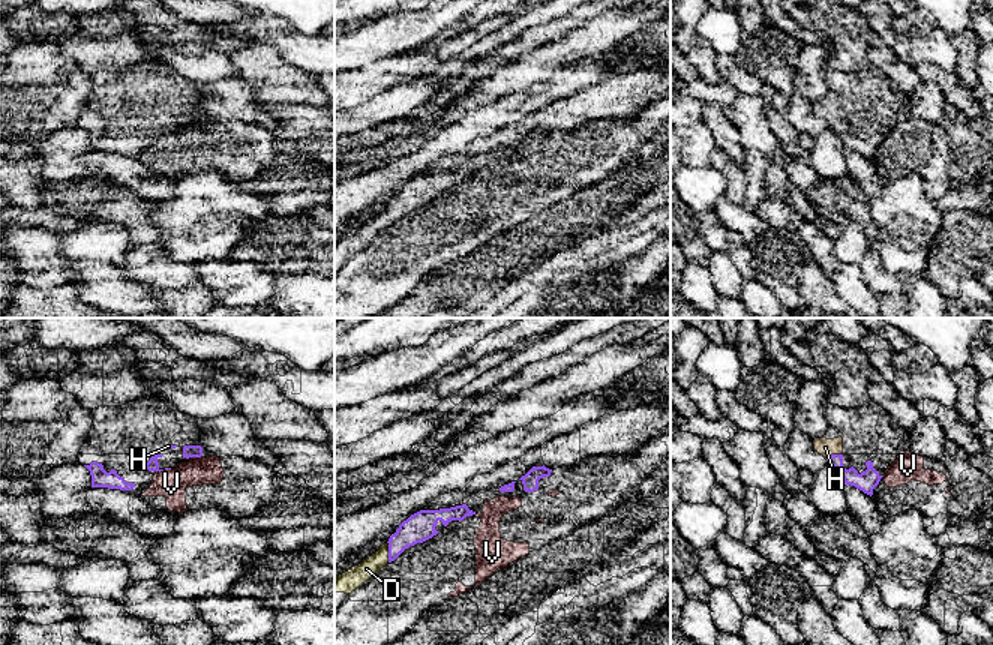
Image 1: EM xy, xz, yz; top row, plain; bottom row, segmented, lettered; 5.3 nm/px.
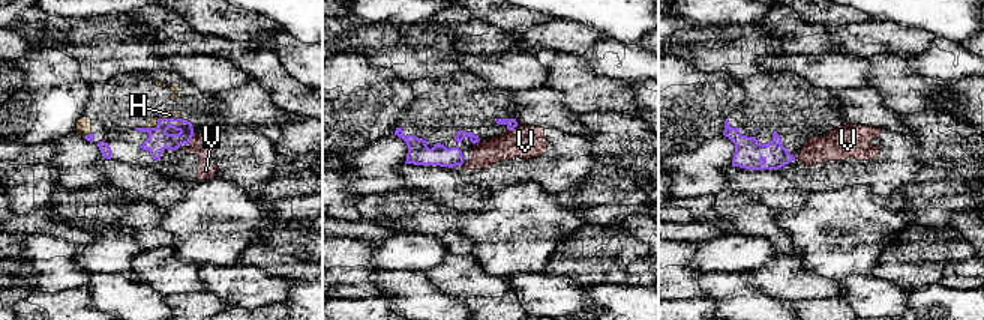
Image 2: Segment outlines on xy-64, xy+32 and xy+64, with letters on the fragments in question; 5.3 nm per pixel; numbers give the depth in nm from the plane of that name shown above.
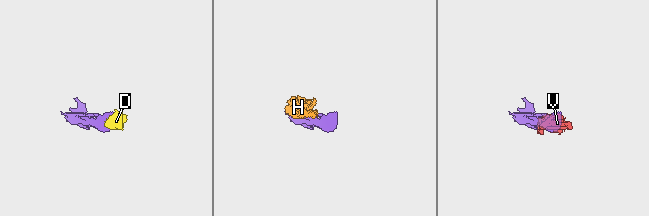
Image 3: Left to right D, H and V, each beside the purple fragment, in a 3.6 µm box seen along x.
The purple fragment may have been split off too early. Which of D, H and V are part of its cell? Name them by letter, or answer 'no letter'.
D, H

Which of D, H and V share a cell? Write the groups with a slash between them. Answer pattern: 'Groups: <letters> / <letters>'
Groups: D H / V

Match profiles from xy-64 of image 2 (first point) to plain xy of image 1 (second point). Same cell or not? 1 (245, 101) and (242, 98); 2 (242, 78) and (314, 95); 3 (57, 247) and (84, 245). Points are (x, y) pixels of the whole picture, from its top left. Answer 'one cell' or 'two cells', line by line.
1: one cell
2: two cells
3: two cells

